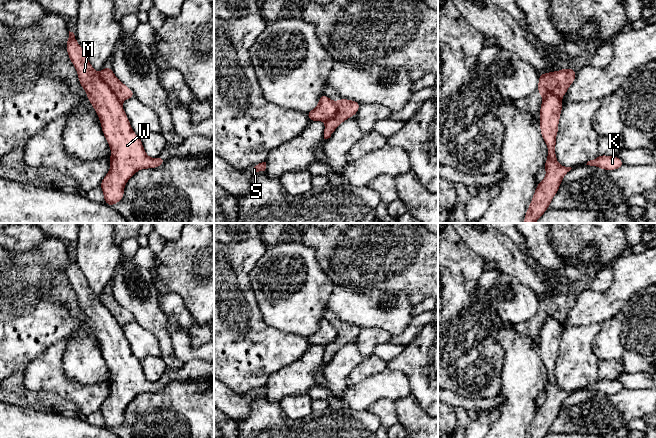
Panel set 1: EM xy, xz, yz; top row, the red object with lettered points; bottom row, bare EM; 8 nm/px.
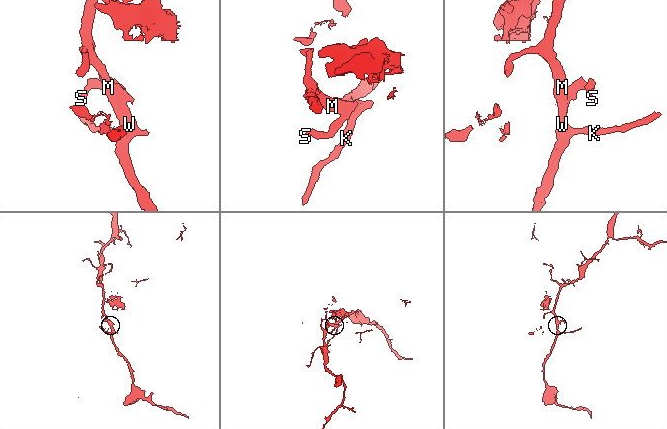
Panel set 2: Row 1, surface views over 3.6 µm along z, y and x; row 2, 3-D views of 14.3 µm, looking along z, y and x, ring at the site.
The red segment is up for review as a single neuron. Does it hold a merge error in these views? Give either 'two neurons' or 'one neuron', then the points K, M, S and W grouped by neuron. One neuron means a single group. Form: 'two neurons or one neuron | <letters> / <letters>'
two neurons | K M W / S

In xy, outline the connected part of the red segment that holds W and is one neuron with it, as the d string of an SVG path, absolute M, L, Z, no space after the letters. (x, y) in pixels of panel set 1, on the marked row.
M70 31L66 50L111 149L110 170L100 186L104 202L113 207L123 200L125 185L137 171L160 167L165 161L161 155L150 158L146 154L141 137L133 131L121 102L92 67L74 33Z

